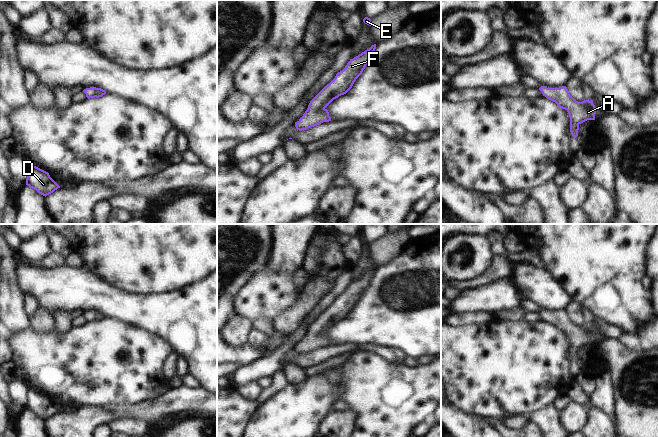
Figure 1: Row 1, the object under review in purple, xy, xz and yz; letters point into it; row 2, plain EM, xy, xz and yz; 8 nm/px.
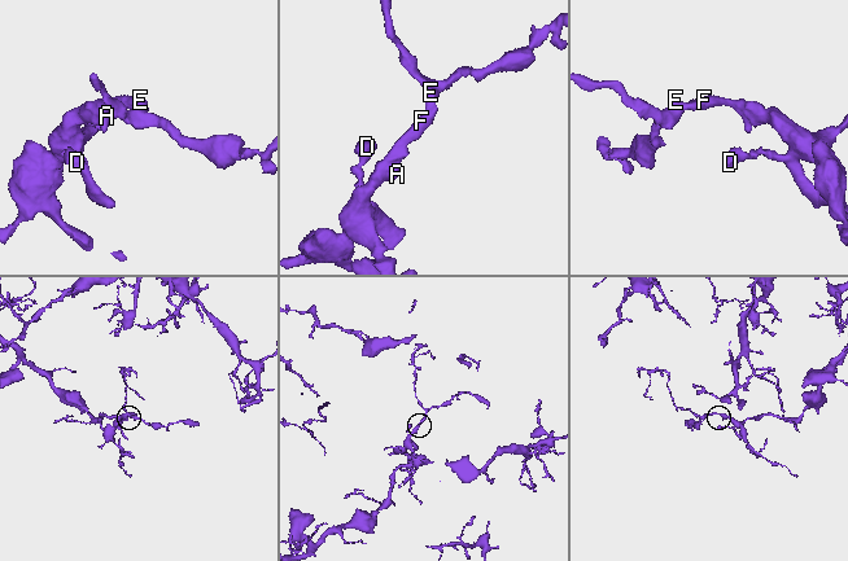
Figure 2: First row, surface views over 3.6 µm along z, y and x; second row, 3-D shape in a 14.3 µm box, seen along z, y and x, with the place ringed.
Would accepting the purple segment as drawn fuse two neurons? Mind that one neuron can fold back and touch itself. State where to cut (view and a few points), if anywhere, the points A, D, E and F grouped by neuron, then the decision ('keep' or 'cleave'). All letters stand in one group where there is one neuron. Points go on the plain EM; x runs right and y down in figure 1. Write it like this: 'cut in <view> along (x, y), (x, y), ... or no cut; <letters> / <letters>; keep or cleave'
no cut; A D E F; keep

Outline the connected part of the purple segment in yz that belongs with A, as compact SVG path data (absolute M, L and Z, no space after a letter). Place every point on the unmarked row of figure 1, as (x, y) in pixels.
M541 310L539 314L547 323L555 326L565 333L570 341L570 356L574 362L578 360L579 349L587 344L595 344L596 331L593 324L576 325L566 310L560 312L547 312Z

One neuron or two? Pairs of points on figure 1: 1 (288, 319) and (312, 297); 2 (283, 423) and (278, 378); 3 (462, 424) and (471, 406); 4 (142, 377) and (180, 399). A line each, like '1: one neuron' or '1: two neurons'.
1: one neuron
2: two neurons
3: two neurons
4: two neurons

